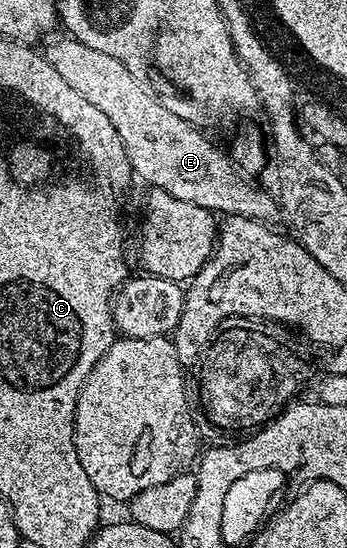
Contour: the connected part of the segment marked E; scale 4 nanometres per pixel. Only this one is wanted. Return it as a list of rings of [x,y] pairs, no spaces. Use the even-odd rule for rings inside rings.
[[[49,39],[42,48],[44,57],[48,59],[50,66],[54,66],[54,70],[58,70],[58,74],[62,74],[62,79],[67,85],[78,90],[78,94],[82,94],[86,102],[98,106],[98,110],[102,110],[102,114],[110,118],[114,130],[118,130],[118,138],[122,138],[122,146],[126,146],[126,158],[130,158],[133,173],[139,179],[141,176],[146,182],[145,185],[166,190],[166,194],[174,198],[182,198],[182,202],[194,202],[194,206],[207,208],[213,214],[241,216],[265,222],[272,222],[275,216],[281,215],[277,197],[273,193],[271,196],[266,189],[251,184],[248,181],[251,179],[242,174],[225,153],[224,157],[196,125],[178,118],[178,114],[170,114],[170,110],[166,110],[162,102],[153,98],[152,93],[137,82],[134,74],[130,74],[130,70],[126,70],[126,66],[118,62],[118,58],[110,58],[110,54],[102,54],[102,50],[93,50],[77,40],[63,39]]]

